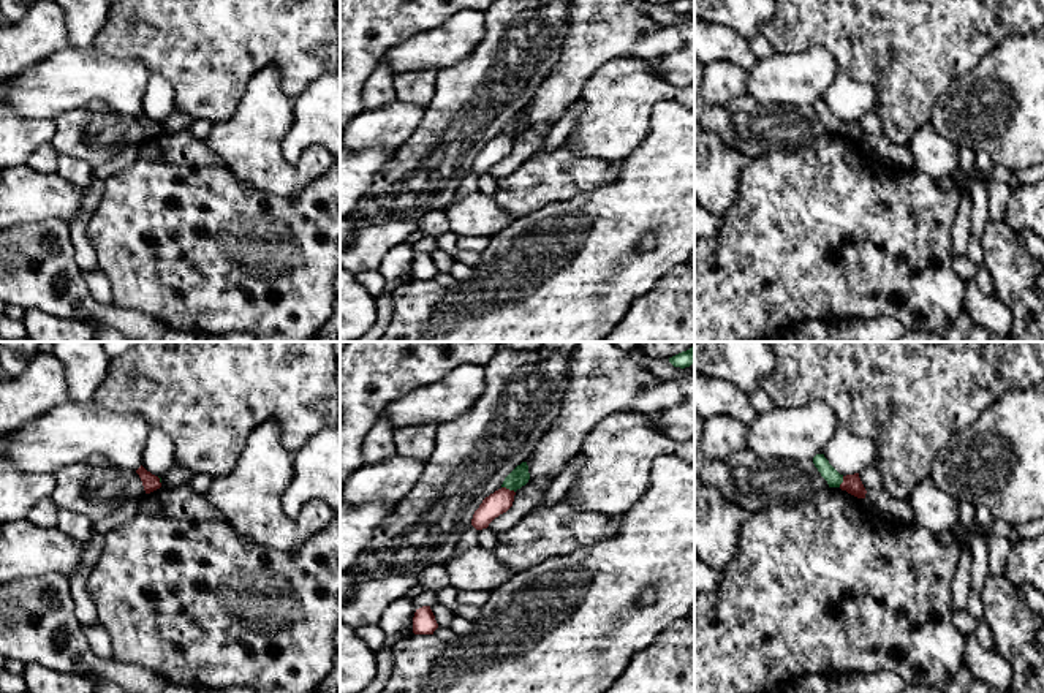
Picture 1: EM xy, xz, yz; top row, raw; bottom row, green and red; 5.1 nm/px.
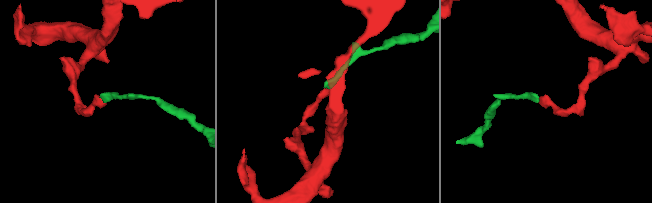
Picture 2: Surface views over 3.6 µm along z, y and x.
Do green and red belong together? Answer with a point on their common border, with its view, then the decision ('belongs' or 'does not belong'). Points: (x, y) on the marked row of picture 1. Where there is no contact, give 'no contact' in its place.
contact xz (508, 488); does not belong

